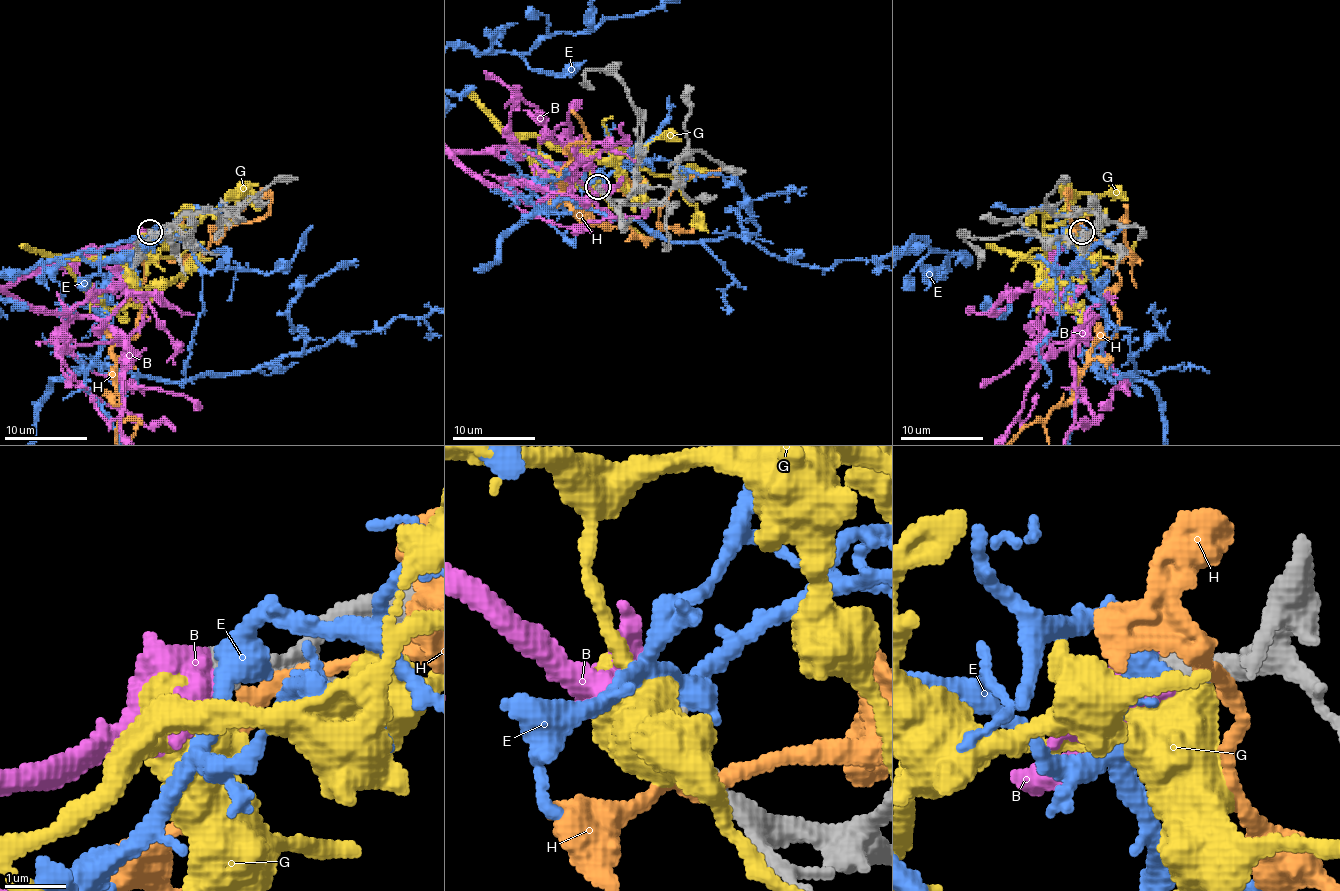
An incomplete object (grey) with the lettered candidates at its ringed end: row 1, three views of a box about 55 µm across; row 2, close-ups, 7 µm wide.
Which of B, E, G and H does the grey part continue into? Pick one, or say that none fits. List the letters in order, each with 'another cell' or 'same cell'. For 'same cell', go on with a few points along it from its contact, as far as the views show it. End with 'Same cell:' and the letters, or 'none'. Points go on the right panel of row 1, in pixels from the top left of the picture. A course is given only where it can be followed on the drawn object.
B: same cell
E: another cell
G: another cell
H: another cell
Same cell: B

